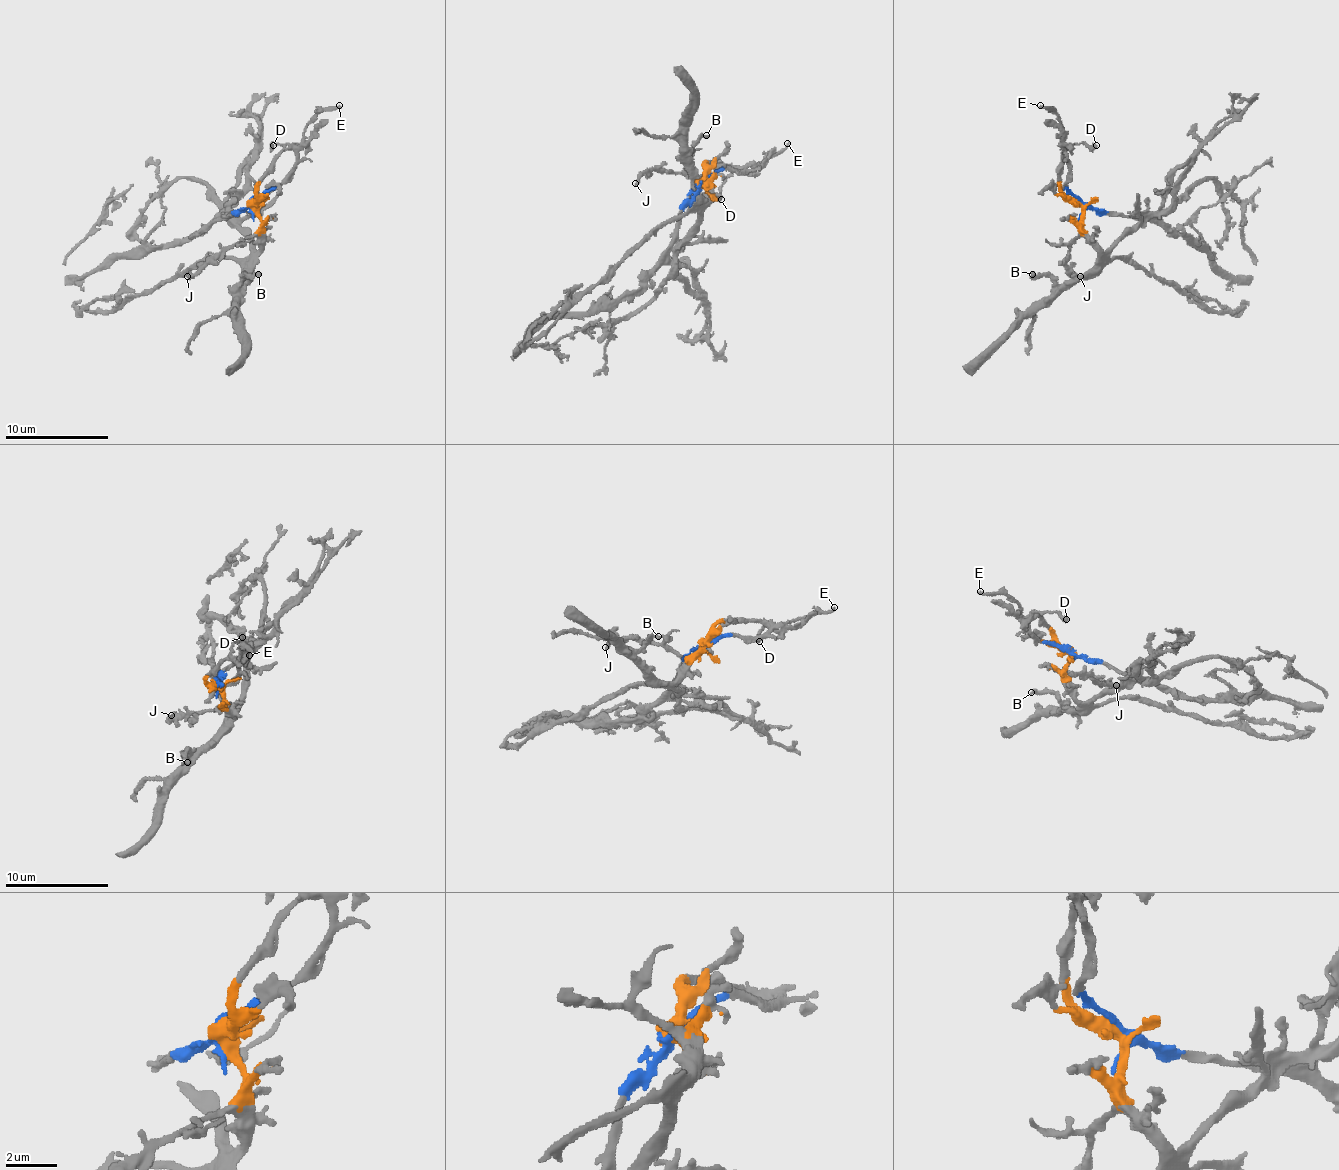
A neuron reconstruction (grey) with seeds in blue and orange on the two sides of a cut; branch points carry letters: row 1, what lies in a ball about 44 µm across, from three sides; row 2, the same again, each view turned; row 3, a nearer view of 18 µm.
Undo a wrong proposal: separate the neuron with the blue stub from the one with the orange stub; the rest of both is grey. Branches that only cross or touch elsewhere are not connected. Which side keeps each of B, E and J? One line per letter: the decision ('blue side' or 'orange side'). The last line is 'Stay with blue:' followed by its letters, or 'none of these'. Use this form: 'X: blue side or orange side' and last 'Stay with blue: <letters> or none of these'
B: orange side
E: blue side
J: orange side
Stay with blue: E

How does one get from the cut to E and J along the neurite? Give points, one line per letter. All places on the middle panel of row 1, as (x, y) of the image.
E: (699, 184), (717, 171), (733, 171), (759, 163), (788, 143)
J: (699, 184), (707, 184), (663, 171), (645, 174), (634, 184)

